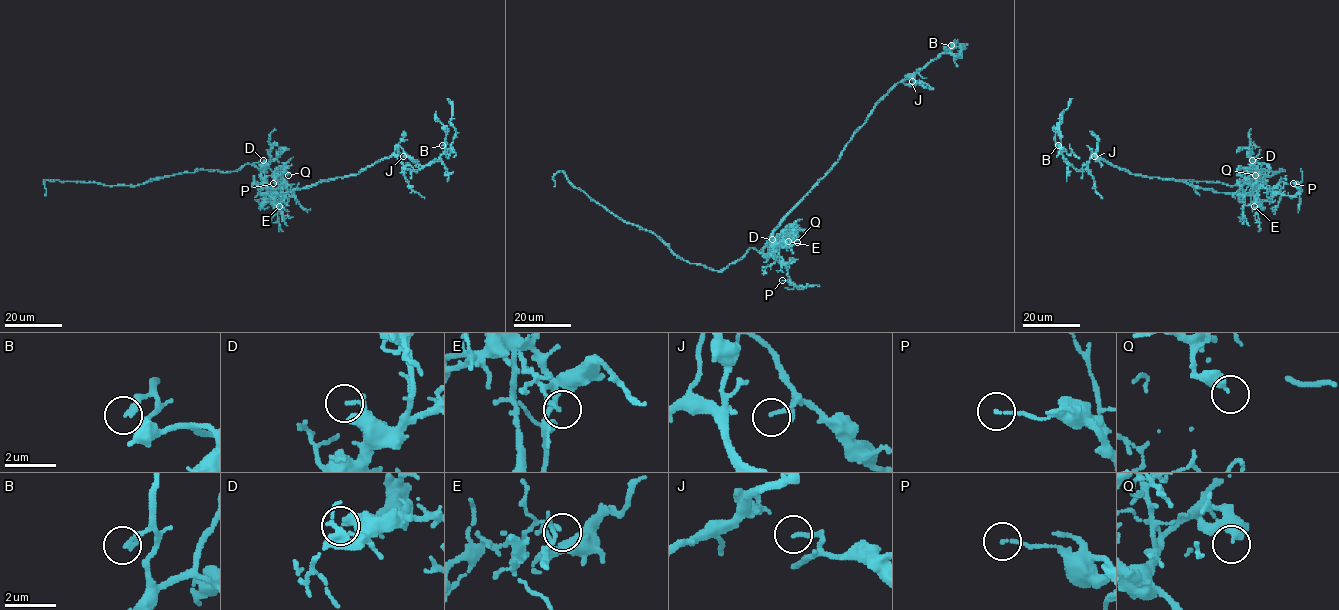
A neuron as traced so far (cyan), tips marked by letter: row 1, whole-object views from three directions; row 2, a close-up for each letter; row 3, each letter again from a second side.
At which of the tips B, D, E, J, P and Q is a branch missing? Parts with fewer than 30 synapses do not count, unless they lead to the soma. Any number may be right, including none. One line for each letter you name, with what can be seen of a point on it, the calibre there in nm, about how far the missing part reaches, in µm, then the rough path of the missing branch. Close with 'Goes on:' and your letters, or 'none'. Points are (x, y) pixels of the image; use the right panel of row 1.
Goes on: none

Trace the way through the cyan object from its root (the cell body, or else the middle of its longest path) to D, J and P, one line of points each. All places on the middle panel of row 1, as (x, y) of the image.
D: (777, 225), (769, 238), (772, 243), (772, 239)
J: (777, 225), (837, 161), (845, 145), (874, 107), (897, 84), (902, 81), (912, 85), (914, 82), (912, 81)
P: (777, 225), (769, 241), (776, 246), (787, 267), (787, 276), (795, 286), (792, 282), (782, 280)

